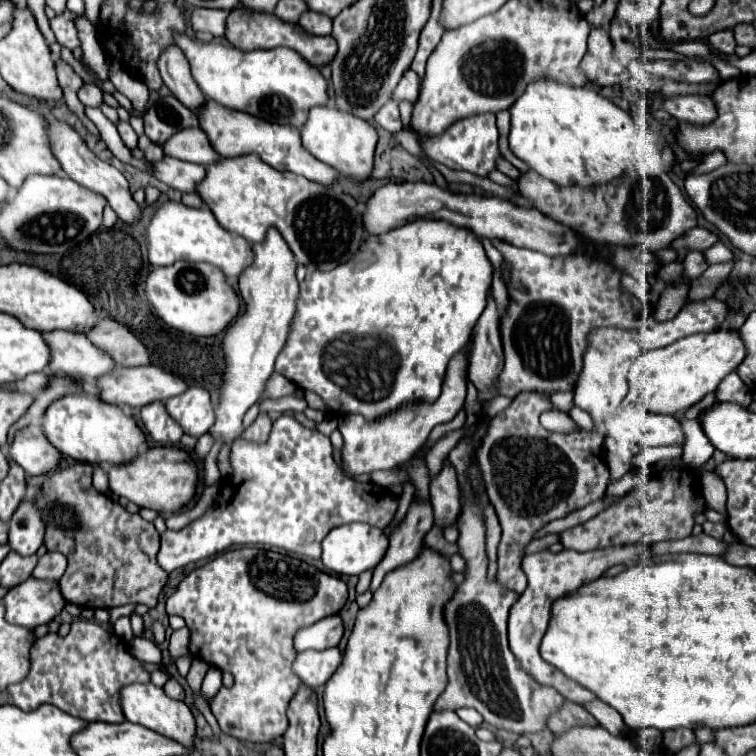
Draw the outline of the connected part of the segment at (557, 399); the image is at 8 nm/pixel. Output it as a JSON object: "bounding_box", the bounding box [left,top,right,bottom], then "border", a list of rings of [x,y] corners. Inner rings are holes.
{"bounding_box":[549,390,573,412],"border":[[[565,390],[565,392],[551,392],[549,398],[553,400],[553,404],[557,404],[559,410],[563,412],[569,412],[569,408],[573,406],[573,392],[571,390]]]}

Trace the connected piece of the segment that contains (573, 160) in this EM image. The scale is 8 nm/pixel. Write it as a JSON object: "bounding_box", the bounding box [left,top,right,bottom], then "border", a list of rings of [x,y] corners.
{"bounding_box":[509,76,633,184],"border":[[[543,76],[527,86],[509,114],[511,152],[557,184],[603,184],[621,176],[633,160],[633,118],[591,88],[577,88]]]}

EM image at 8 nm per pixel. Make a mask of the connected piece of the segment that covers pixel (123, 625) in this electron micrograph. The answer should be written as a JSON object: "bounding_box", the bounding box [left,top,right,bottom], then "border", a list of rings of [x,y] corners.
{"bounding_box":[113,616,133,642],"border":[[[121,616],[113,622],[113,630],[117,636],[121,636],[125,642],[129,642],[133,638],[133,630],[131,630],[131,624],[129,624],[129,618],[127,616]]]}

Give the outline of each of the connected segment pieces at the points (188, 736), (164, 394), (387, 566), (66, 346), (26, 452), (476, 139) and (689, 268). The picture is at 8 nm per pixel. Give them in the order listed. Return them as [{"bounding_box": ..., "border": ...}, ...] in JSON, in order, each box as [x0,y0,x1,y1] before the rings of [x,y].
[{"bounding_box":[121,682,195,744],"border":[[[133,682],[133,684],[127,684],[121,688],[121,710],[123,710],[123,716],[125,720],[129,722],[135,722],[135,724],[141,724],[149,730],[155,730],[171,740],[177,740],[177,742],[183,742],[183,744],[193,744],[193,736],[195,736],[195,718],[191,714],[191,710],[187,708],[185,702],[181,700],[173,700],[169,698],[163,688],[157,688],[155,684],[147,682]]]},{"bounding_box":[97,366,189,408],"border":[[[137,366],[137,368],[117,368],[117,372],[113,372],[113,376],[105,376],[105,380],[99,380],[97,386],[101,388],[101,400],[103,402],[109,402],[109,404],[127,404],[131,408],[141,408],[145,404],[151,404],[151,402],[165,402],[167,398],[173,398],[173,396],[179,396],[183,394],[189,384],[159,368],[159,366]]]},{"bounding_box":[369,502,433,592],"border":[[[411,502],[411,508],[409,508],[405,520],[389,536],[389,548],[387,548],[383,560],[373,570],[373,580],[369,586],[371,592],[375,592],[381,586],[383,578],[389,572],[413,562],[419,556],[423,536],[431,530],[431,526],[433,526],[431,504]]]},{"bounding_box":[43,332,117,380],"border":[[[53,332],[43,336],[53,348],[53,372],[79,376],[83,380],[99,380],[117,368],[113,358],[85,336],[75,336],[73,332]]]},{"bounding_box":[7,426,61,476],"border":[[[25,426],[15,436],[13,442],[7,446],[7,456],[17,462],[27,476],[41,476],[51,472],[61,454],[49,444],[41,428]]]},{"bounding_box":[419,112,501,176],"border":[[[491,112],[477,114],[471,118],[461,118],[437,136],[423,136],[419,140],[419,146],[431,160],[445,164],[451,170],[465,170],[477,176],[489,176],[489,172],[497,168],[497,158],[501,158],[499,130],[495,126],[495,114]]]},{"bounding_box":[683,252,707,280],"border":[[[689,252],[685,256],[683,264],[685,264],[685,276],[691,278],[691,280],[699,278],[707,270],[707,262],[703,258],[703,252]]]}]

